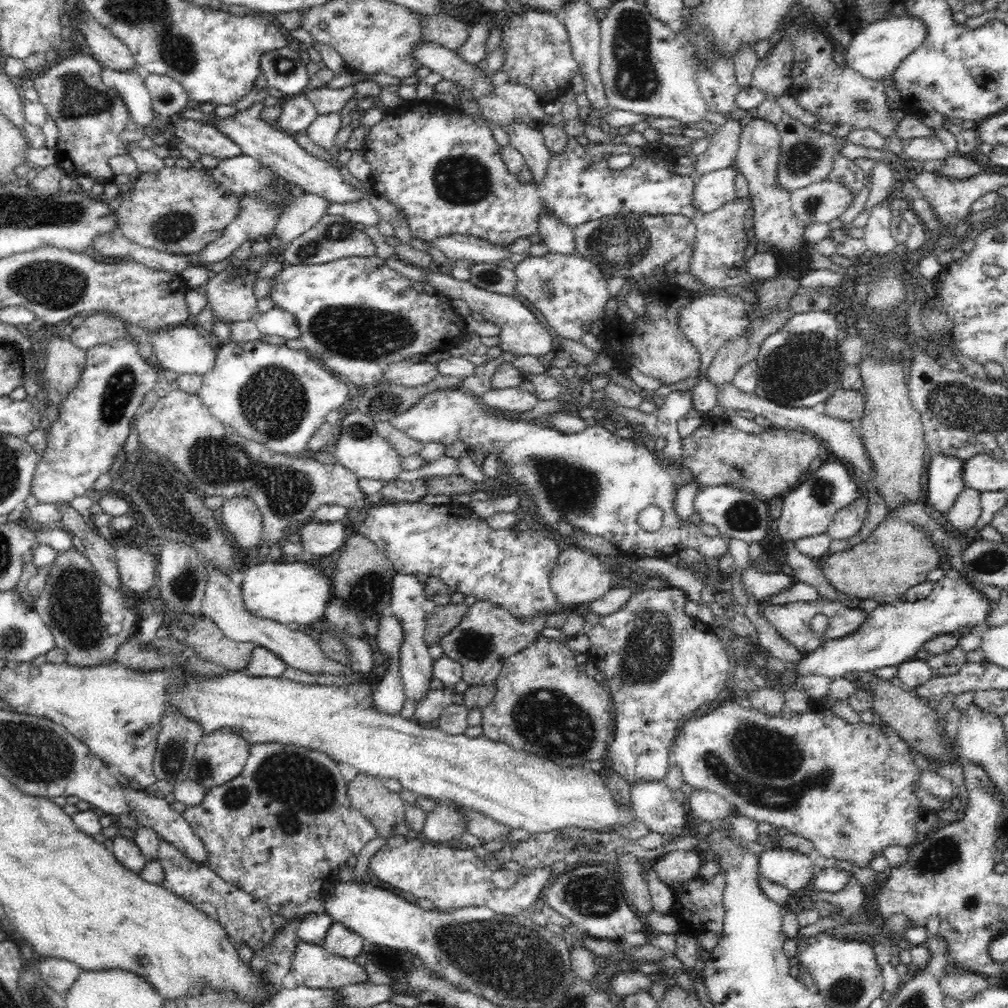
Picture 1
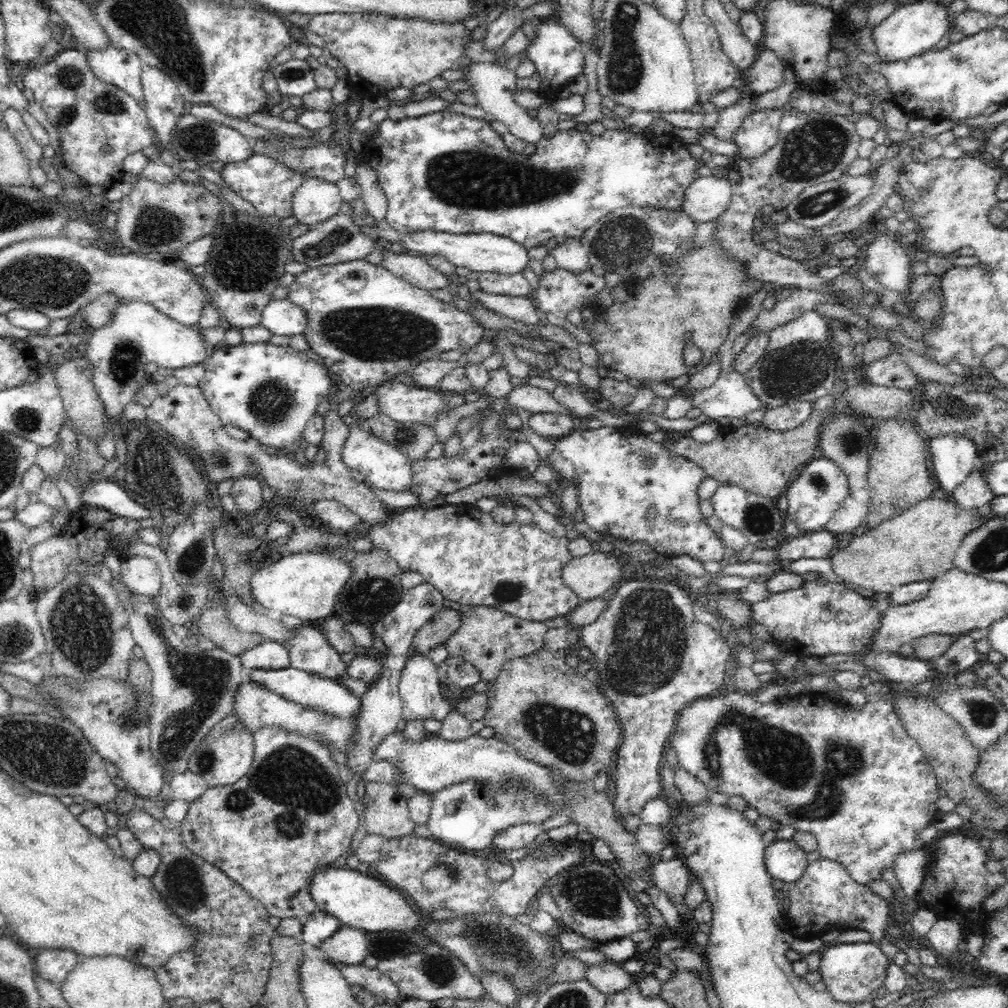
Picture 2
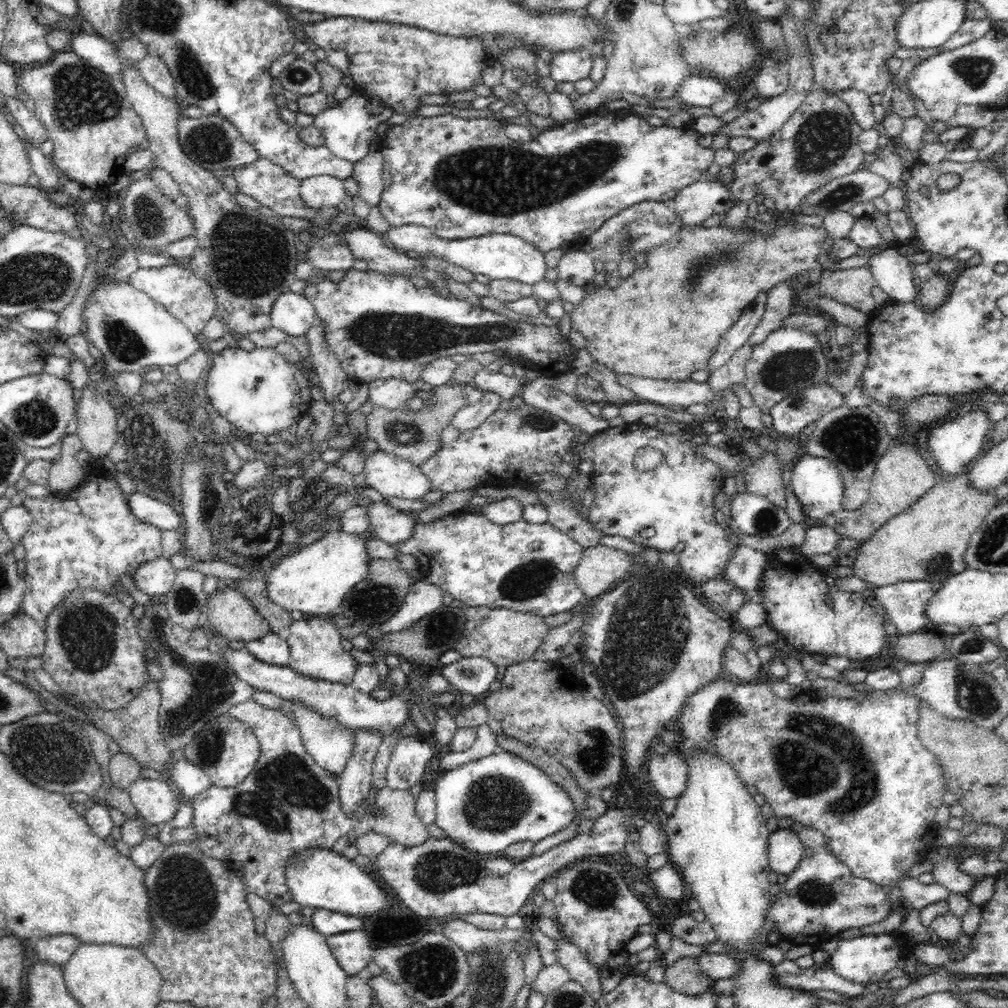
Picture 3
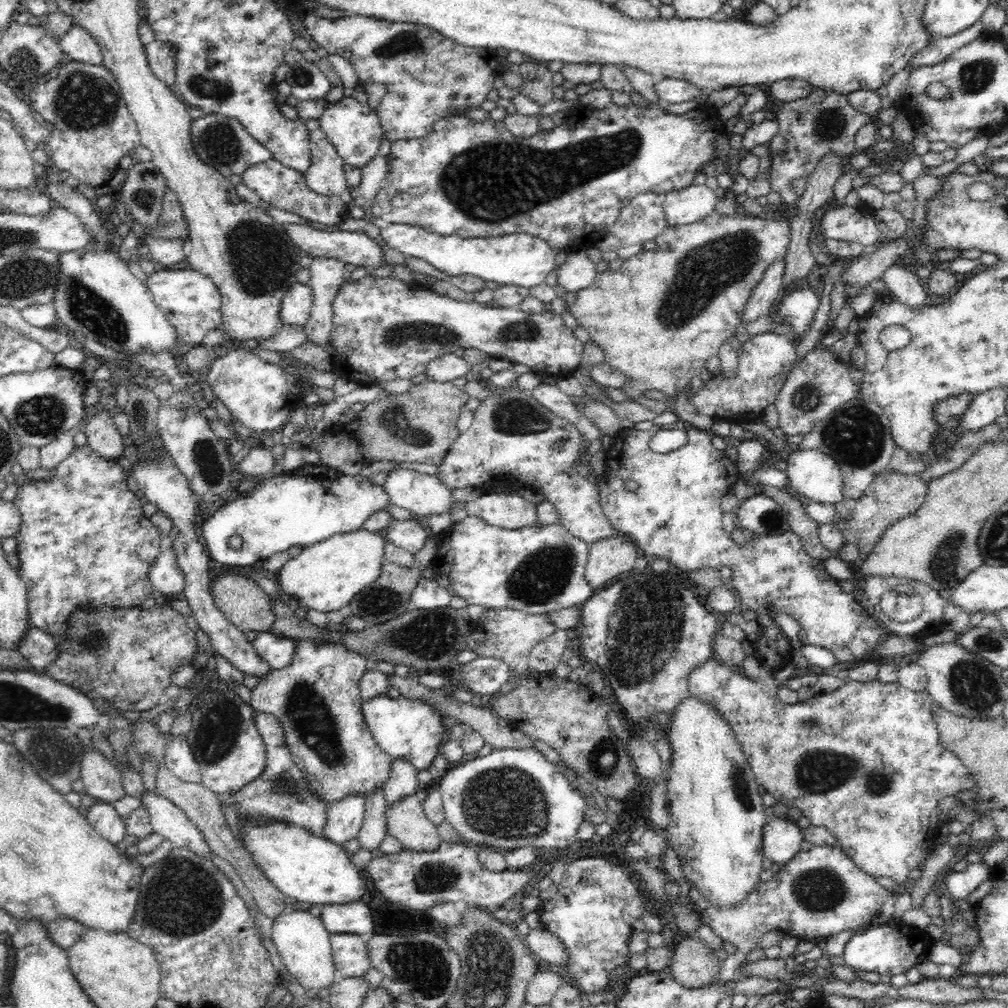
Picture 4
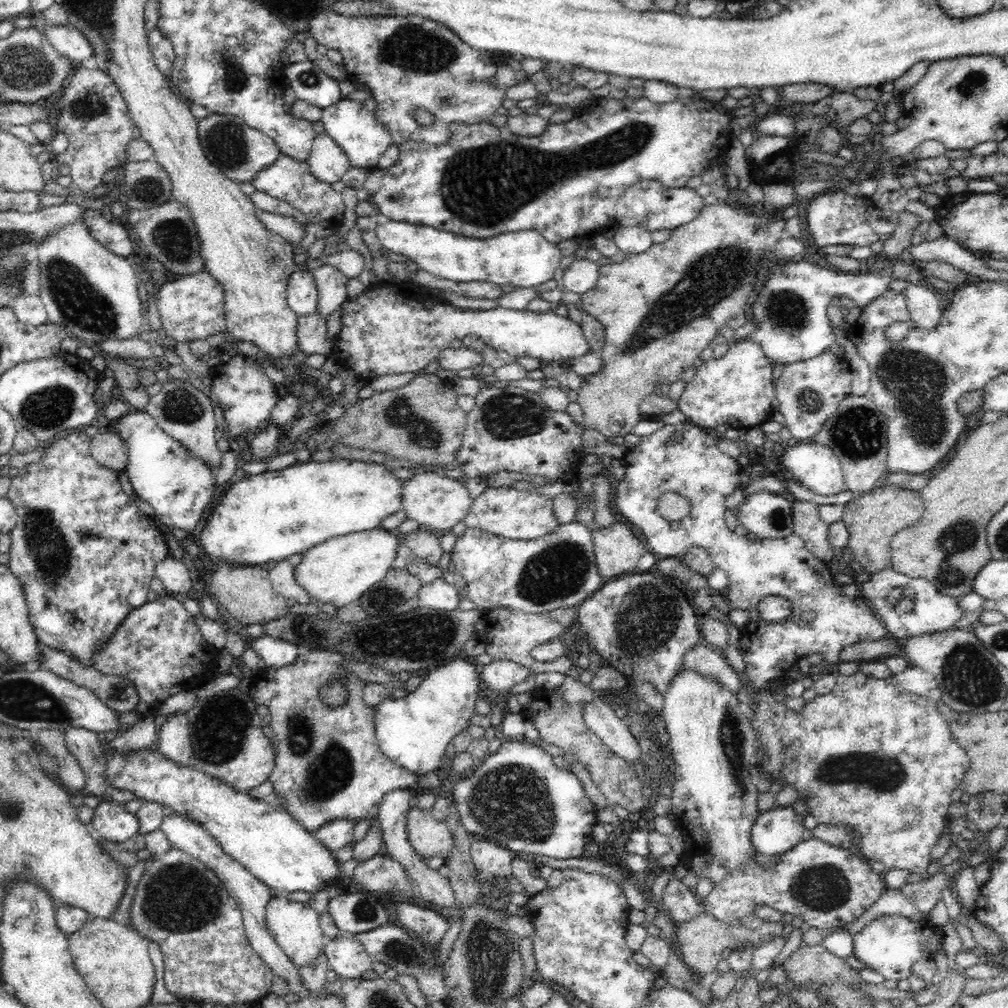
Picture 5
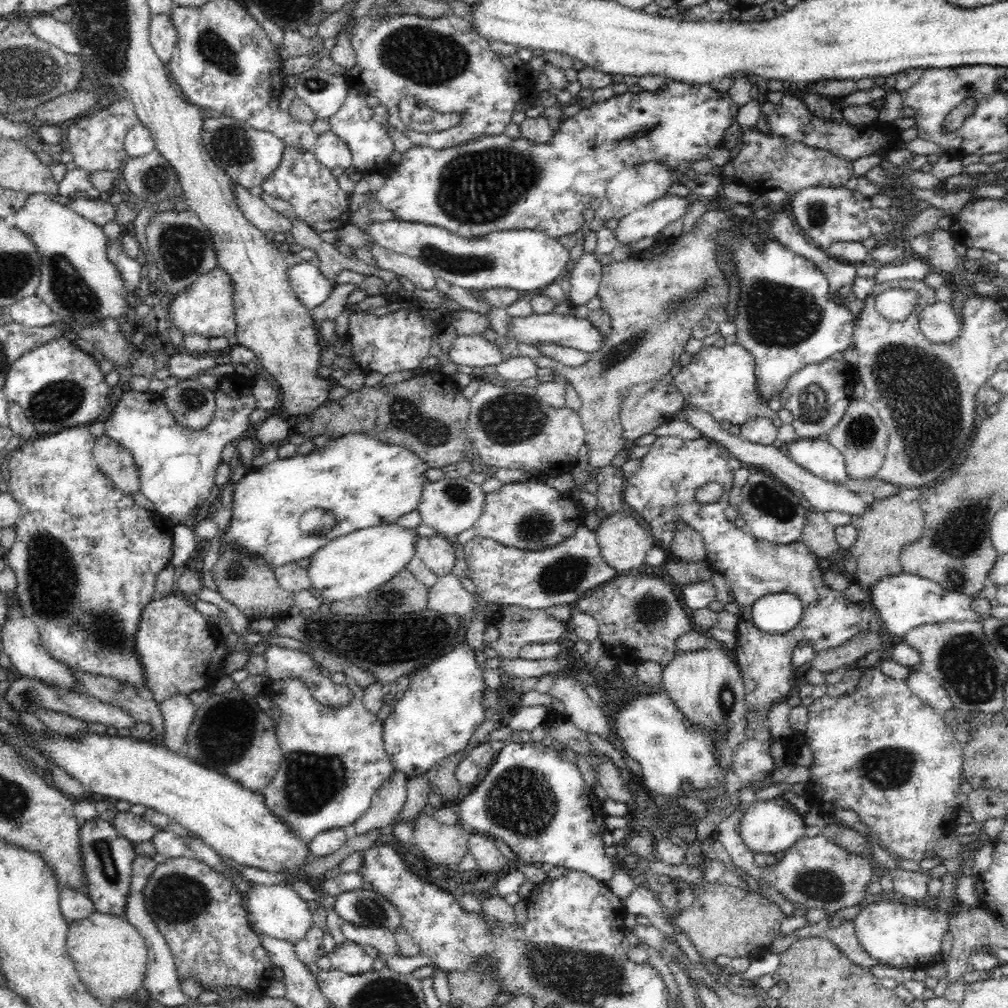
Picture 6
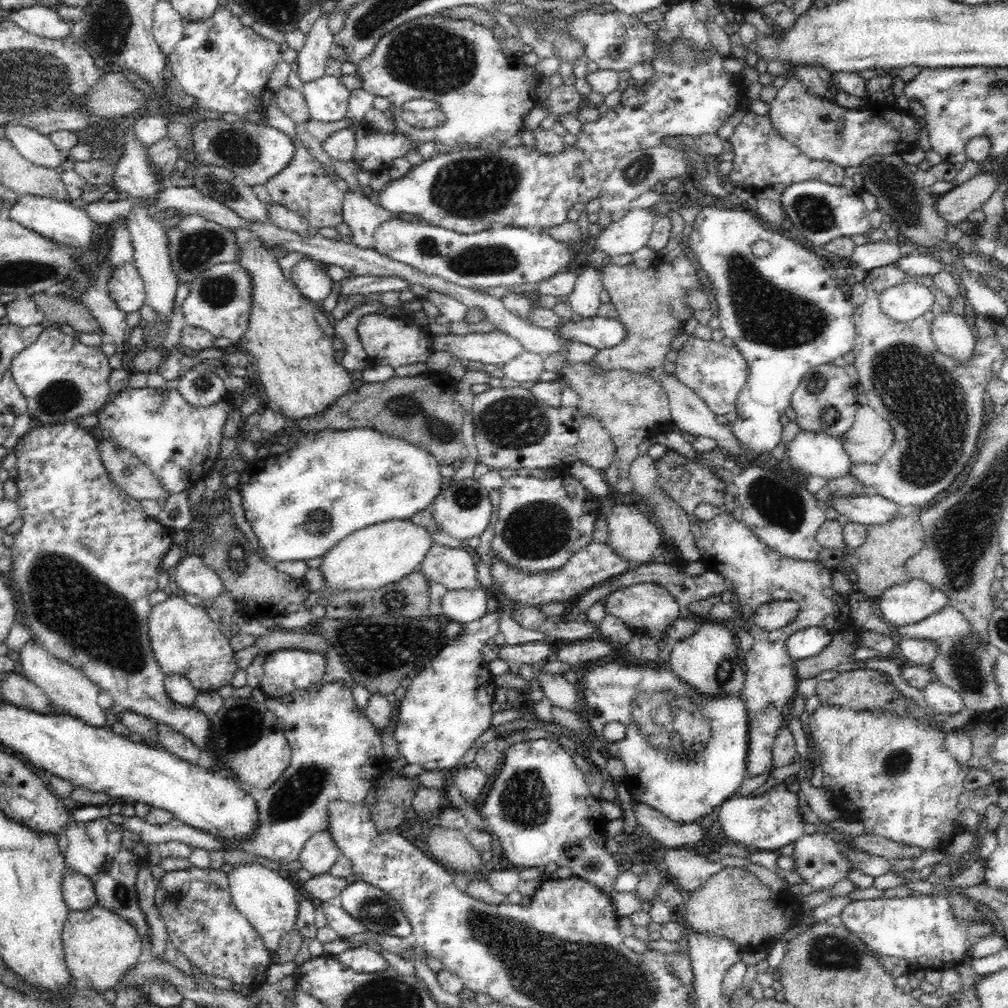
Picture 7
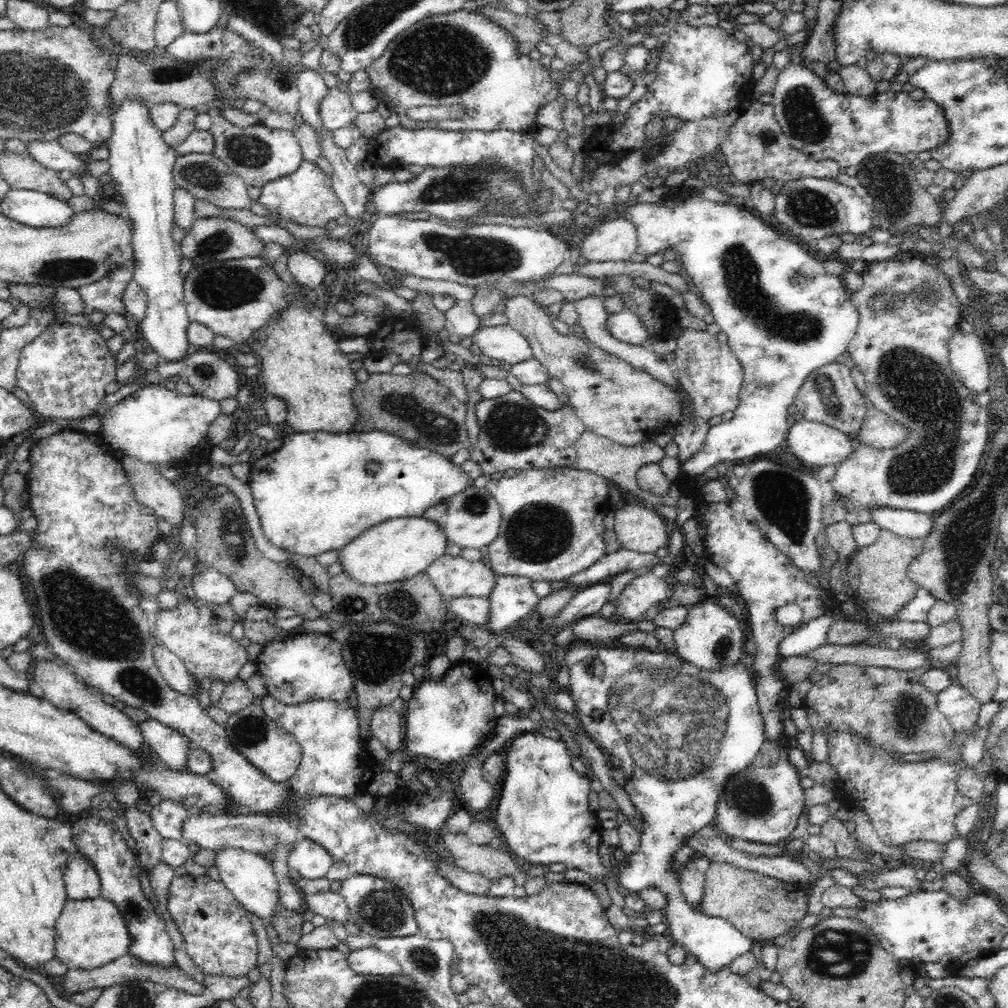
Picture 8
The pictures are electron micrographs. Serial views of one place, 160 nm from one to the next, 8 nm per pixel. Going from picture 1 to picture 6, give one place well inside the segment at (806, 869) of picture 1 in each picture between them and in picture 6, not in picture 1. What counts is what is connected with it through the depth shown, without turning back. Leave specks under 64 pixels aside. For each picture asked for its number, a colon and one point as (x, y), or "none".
2: (785, 861)
3: (785, 850)
4: (781, 839)
5: (777, 830)
6: (770, 826)

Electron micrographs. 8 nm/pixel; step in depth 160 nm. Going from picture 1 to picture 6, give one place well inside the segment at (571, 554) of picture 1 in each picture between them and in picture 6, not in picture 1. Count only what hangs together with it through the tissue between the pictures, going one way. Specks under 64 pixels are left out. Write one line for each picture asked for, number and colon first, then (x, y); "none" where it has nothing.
2: (589, 576)
3: (600, 568)
4: (611, 558)
5: (617, 551)
6: (624, 543)

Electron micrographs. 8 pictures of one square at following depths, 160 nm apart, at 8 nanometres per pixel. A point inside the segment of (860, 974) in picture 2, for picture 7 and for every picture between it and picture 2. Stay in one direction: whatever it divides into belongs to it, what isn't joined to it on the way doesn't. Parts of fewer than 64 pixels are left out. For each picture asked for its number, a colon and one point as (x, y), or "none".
3: (866, 958)
4: (893, 948)
5: (890, 944)
6: (899, 936)
7: (922, 930)

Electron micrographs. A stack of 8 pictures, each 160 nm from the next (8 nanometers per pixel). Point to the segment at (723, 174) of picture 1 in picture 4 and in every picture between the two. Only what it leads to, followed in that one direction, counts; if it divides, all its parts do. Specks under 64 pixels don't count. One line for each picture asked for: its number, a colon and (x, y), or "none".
2: (706, 198)
3: (696, 202)
4: (685, 206)

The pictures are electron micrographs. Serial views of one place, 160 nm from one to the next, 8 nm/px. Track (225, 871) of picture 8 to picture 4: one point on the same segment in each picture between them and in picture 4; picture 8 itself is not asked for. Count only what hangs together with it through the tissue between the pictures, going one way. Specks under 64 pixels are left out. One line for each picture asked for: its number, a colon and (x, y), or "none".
4: (301, 939)
5: (294, 926)
6: (277, 911)
7: (268, 900)

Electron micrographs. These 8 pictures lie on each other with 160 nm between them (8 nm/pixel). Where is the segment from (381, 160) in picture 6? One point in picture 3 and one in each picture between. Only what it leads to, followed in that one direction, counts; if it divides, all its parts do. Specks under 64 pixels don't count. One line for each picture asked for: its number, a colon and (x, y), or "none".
3: (348, 128)
4: (354, 129)
5: (352, 127)

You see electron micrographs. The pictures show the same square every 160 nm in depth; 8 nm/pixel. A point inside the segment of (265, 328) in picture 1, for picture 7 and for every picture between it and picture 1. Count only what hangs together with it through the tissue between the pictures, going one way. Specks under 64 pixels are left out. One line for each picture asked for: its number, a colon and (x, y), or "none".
2: (281, 317)
3: (293, 313)
4: (296, 305)
5: (302, 291)
6: (311, 286)
7: (314, 283)

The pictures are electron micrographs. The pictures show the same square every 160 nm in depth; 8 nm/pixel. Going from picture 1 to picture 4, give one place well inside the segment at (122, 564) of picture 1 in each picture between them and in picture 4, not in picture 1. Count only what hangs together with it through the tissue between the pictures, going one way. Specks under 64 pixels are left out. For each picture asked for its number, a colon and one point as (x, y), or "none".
2: (141, 575)
3: (155, 578)
4: (165, 574)

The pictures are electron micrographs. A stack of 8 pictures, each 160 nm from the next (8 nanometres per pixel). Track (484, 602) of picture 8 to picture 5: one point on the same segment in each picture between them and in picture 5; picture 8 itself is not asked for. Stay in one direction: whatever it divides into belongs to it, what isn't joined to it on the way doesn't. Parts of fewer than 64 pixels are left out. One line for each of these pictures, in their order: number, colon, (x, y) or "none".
5: (438, 594)
6: (446, 595)
7: (464, 606)

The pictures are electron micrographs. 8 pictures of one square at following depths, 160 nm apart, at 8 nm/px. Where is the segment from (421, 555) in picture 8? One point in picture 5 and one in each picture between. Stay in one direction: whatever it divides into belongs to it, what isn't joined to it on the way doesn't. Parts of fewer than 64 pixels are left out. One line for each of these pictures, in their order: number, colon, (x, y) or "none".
5: (342, 569)
6: (352, 565)
7: (383, 553)

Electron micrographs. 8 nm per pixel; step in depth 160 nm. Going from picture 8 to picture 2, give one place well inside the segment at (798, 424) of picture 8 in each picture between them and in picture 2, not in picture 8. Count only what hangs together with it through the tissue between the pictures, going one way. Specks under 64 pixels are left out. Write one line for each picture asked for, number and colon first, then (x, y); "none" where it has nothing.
2: (813, 497)
3: (817, 483)
4: (815, 476)
5: (816, 466)
6: (819, 456)
7: (816, 453)

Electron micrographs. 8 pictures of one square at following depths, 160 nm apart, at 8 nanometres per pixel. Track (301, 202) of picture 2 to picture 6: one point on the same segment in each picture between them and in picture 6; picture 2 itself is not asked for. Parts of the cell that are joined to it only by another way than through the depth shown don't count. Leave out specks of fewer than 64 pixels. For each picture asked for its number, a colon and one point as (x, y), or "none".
3: (320, 191)
4: (326, 174)
5: (328, 162)
6: (329, 150)

